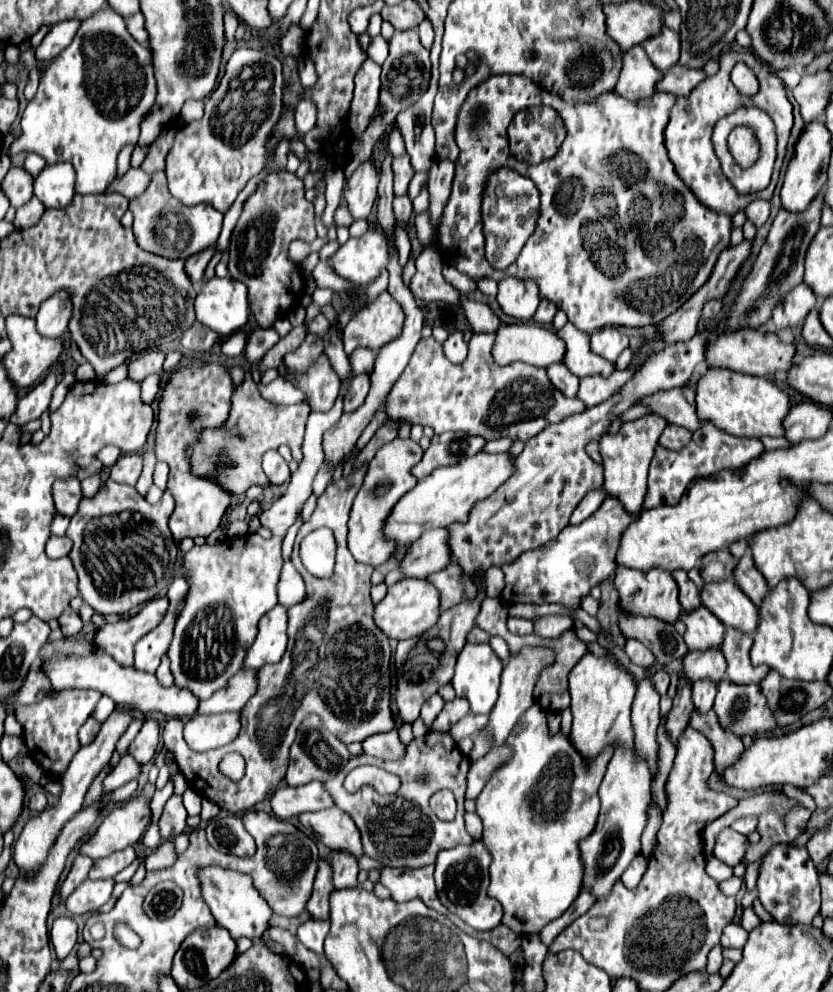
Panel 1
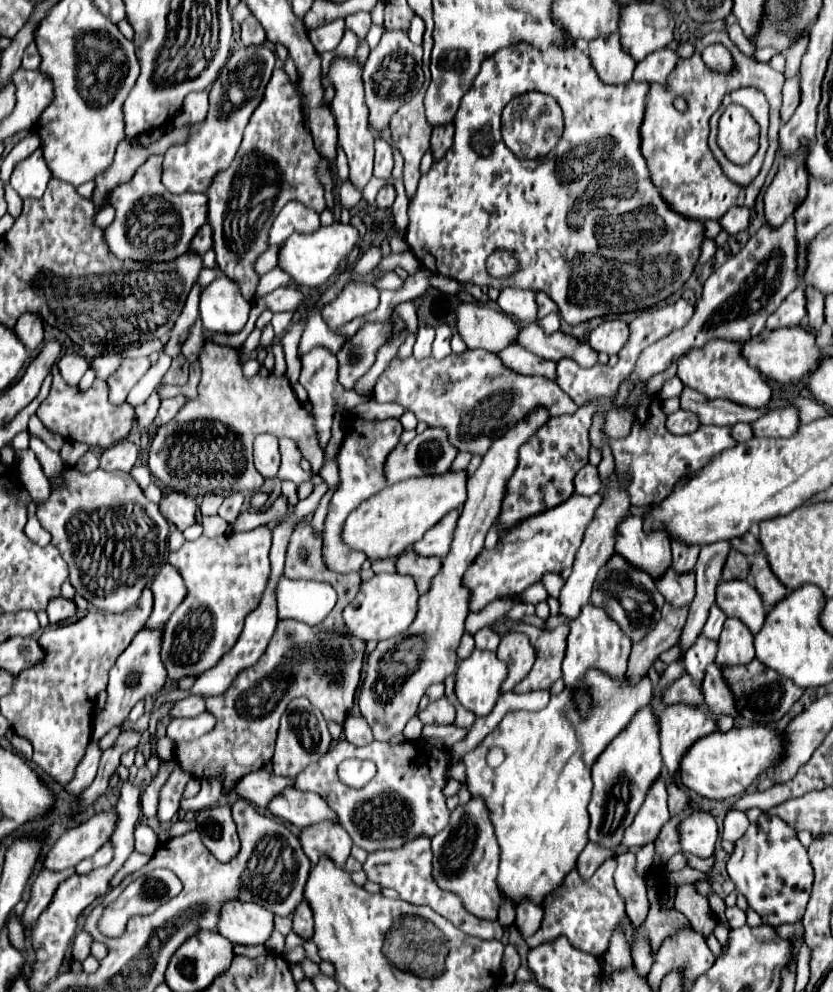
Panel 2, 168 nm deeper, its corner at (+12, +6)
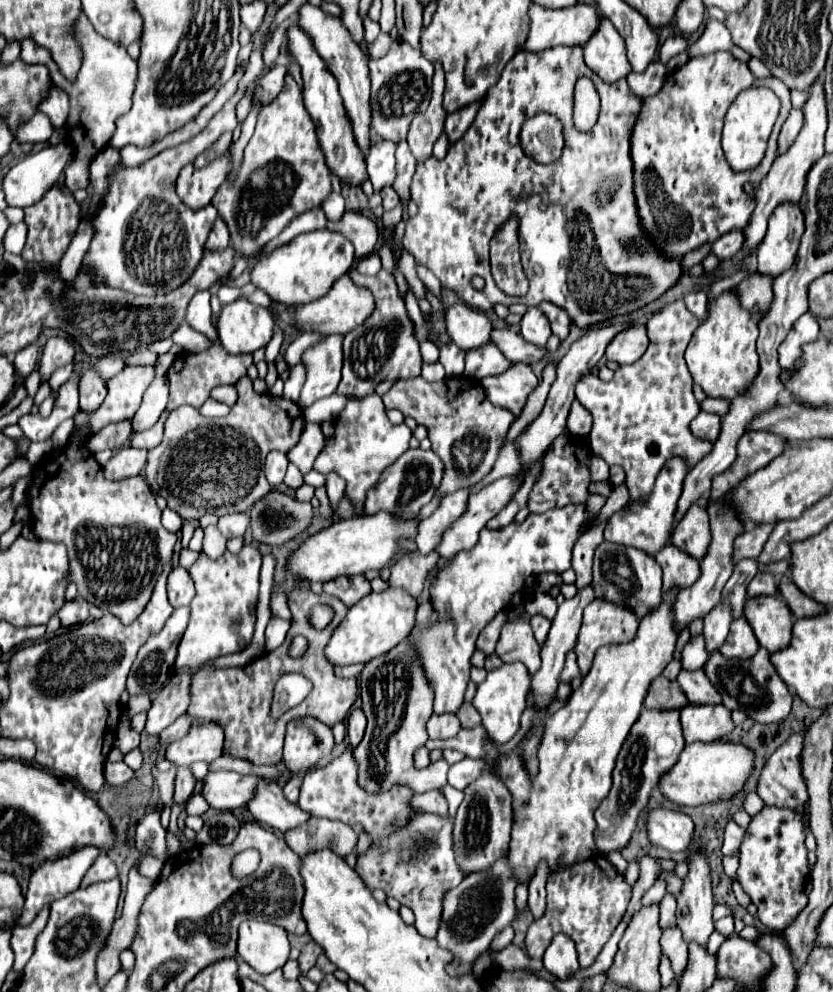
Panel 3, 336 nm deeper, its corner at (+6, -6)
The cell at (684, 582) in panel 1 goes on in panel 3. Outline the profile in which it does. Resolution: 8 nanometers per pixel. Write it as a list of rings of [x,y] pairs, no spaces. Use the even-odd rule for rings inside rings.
[[[699,505],[689,507],[675,527],[671,543],[681,551],[687,551],[687,555],[695,555],[695,559],[703,561],[703,555],[707,553],[707,543],[711,543],[707,511]]]

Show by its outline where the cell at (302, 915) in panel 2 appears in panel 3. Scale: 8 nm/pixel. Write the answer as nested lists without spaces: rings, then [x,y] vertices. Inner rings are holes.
[[[309,941],[303,949],[301,949],[301,955],[299,955],[299,967],[301,967],[301,973],[307,973],[313,965],[315,965],[315,961],[317,961],[317,957],[323,953],[323,949],[315,943],[315,941]]]

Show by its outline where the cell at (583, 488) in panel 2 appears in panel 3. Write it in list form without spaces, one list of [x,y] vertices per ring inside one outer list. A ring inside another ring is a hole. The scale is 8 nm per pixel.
[[[591,457],[591,481],[599,483],[599,481],[607,481],[609,479],[609,465],[603,463],[603,459],[599,457]]]

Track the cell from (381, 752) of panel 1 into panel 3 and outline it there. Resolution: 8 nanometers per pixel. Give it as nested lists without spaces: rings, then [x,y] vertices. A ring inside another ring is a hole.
[[[353,709],[347,721],[347,737],[349,737],[349,745],[357,747],[359,741],[363,739],[365,733],[365,715],[361,709]]]

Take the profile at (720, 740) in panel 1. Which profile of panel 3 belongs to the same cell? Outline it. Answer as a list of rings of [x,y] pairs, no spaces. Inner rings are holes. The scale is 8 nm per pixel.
[[[661,675],[651,683],[645,709],[683,709],[685,705],[689,703],[677,681],[669,681]]]

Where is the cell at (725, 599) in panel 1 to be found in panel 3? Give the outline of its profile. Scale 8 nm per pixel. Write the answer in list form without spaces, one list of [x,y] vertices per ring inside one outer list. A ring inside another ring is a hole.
[[[751,597],[745,603],[743,615],[753,627],[759,645],[769,653],[789,645],[793,615],[781,597]]]

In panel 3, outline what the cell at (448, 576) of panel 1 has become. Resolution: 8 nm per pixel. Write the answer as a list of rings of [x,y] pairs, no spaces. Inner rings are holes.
[[[419,551],[405,553],[393,563],[389,585],[403,587],[413,597],[419,597],[425,589],[425,583],[431,571],[435,571],[437,567],[437,561],[439,561],[439,555],[435,551],[431,551],[429,555],[421,555]]]

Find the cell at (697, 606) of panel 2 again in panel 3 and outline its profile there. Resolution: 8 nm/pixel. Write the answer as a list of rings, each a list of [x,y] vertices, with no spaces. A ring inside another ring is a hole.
[[[757,525],[753,531],[745,531],[735,539],[735,563],[739,559],[757,559],[773,525]]]

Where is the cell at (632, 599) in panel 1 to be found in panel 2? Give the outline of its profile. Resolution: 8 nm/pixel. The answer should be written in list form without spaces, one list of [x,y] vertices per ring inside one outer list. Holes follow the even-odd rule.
[[[629,515],[617,525],[615,551],[621,553],[629,563],[649,571],[649,575],[661,575],[671,563],[669,535],[665,529],[645,531],[643,517]]]

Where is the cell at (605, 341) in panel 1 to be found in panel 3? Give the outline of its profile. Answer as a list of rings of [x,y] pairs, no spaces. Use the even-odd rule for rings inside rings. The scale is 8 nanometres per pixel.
[[[627,327],[623,329],[619,335],[615,335],[615,339],[611,339],[611,343],[607,345],[607,359],[615,361],[619,365],[625,363],[635,363],[647,349],[649,341],[647,341],[647,333],[645,327]]]

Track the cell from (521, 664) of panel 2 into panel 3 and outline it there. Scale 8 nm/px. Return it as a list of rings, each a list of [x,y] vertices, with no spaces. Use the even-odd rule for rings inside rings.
[[[517,619],[513,623],[507,623],[501,629],[501,637],[497,643],[497,655],[505,663],[521,661],[525,663],[529,675],[535,675],[539,671],[539,643],[533,637],[533,631],[529,627],[527,619]]]

